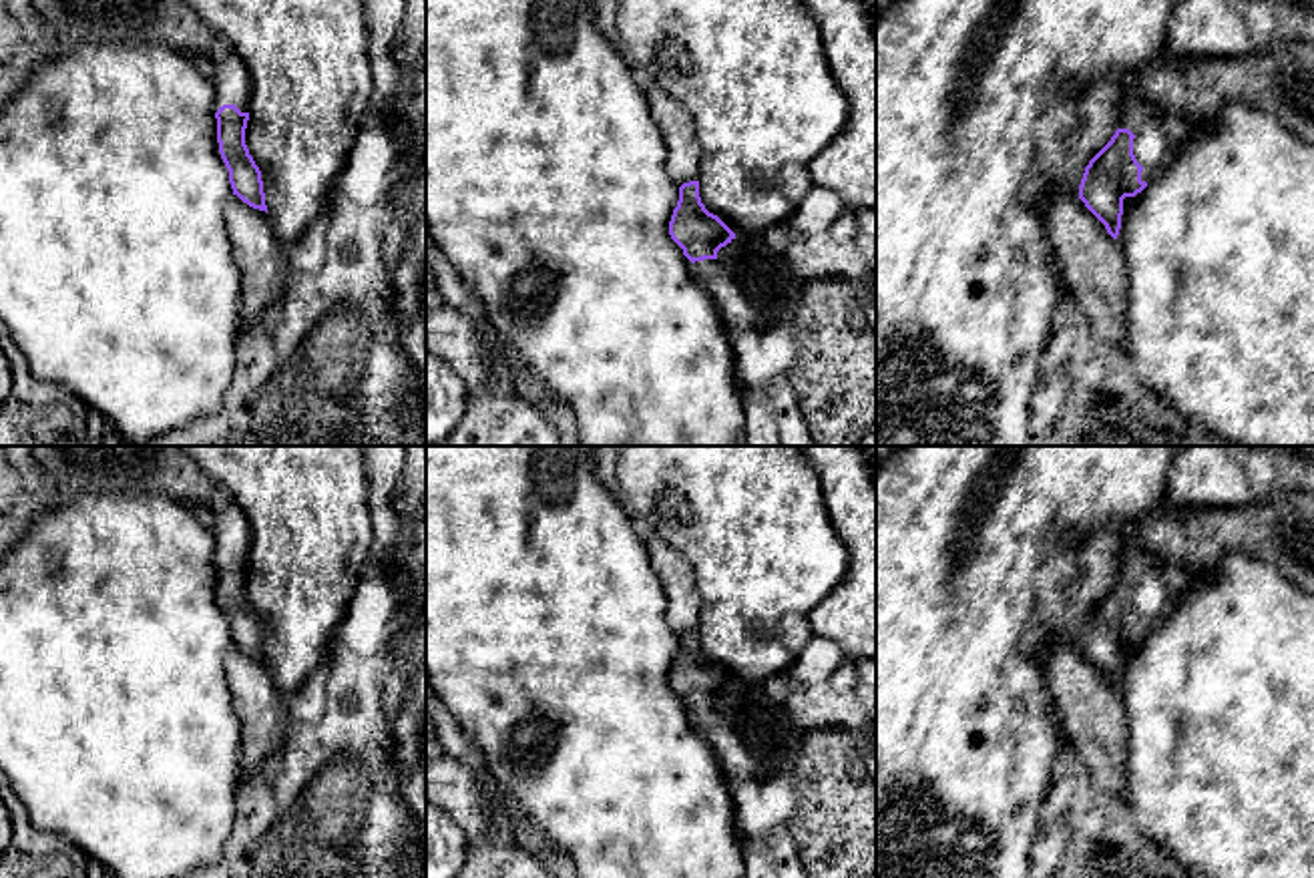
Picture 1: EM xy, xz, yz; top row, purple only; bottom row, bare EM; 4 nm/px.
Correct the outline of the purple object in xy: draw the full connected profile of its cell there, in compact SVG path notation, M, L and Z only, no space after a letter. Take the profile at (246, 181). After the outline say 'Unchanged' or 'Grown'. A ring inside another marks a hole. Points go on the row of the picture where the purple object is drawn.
M217 38L215 62L215 119L221 159L229 171L233 195L253 209L265 211L261 171L245 145L251 104L251 76L225 38Z. Grown

